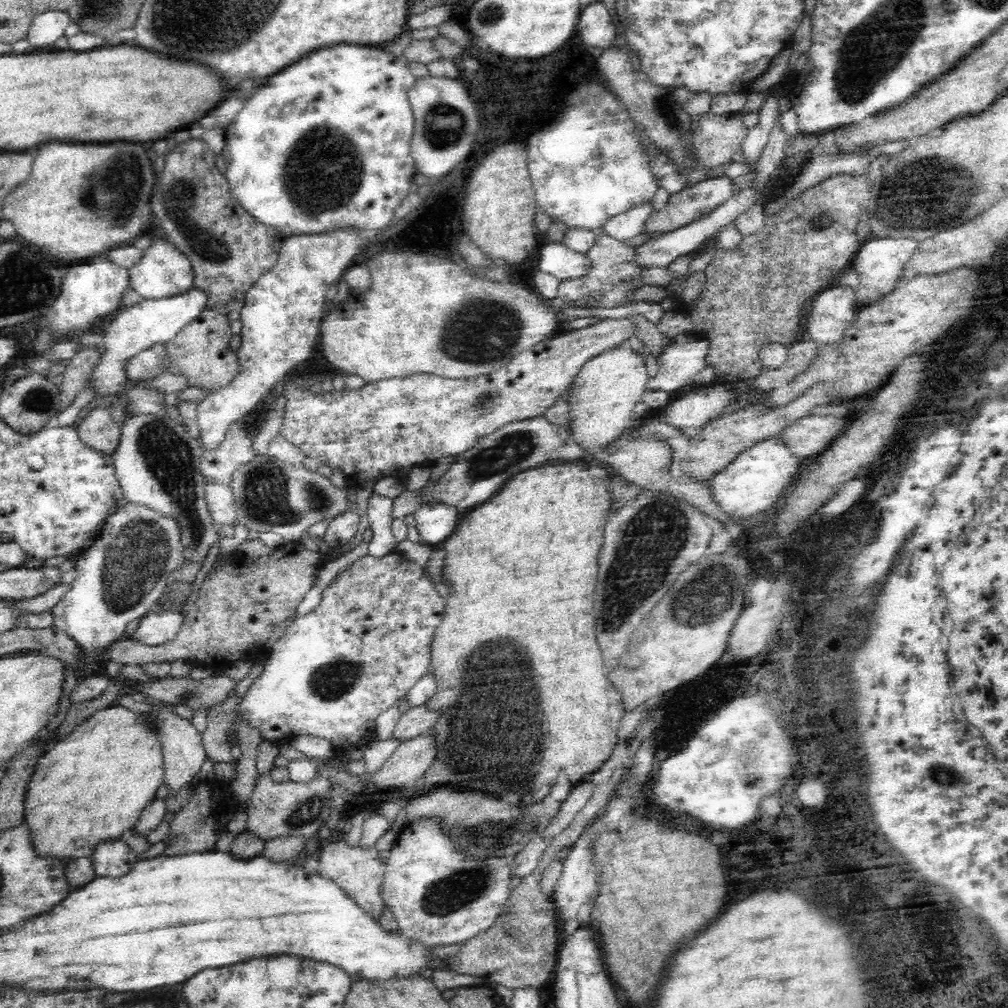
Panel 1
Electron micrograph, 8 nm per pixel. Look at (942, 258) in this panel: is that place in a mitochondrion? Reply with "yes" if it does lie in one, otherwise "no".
no

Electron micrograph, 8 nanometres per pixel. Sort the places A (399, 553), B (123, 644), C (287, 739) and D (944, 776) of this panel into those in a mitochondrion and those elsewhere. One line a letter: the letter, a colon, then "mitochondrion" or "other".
A: other
B: other
C: other
D: mitochondrion

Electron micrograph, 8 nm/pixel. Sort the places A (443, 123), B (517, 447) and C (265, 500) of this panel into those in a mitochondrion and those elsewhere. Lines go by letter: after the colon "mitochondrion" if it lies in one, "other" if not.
A: mitochondrion
B: mitochondrion
C: mitochondrion

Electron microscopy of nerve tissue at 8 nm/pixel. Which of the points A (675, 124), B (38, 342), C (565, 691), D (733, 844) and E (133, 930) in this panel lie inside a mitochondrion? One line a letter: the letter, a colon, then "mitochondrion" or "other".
A: mitochondrion
B: other
C: other
D: other
E: mitochondrion

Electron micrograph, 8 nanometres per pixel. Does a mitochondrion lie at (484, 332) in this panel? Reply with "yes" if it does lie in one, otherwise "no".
yes

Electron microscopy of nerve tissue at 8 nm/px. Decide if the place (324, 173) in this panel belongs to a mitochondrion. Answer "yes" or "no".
yes

